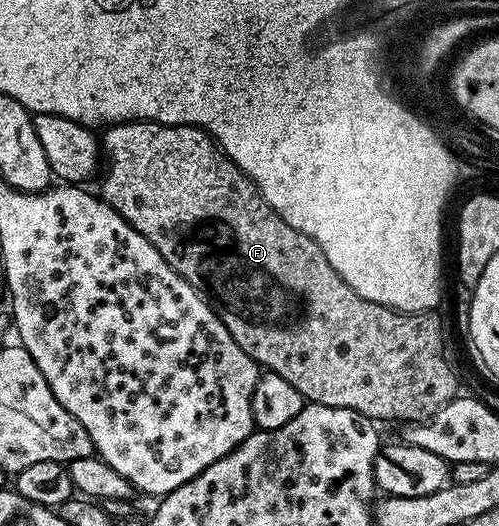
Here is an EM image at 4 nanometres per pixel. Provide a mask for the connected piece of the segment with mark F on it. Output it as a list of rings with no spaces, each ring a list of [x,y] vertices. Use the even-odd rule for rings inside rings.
[[[123,121],[110,124],[106,129],[109,130],[105,134],[102,132],[99,137],[99,144],[103,150],[103,172],[100,174],[101,189],[99,188],[101,200],[106,201],[120,217],[127,219],[127,223],[131,223],[135,231],[143,235],[143,239],[147,239],[156,247],[165,262],[184,281],[191,283],[191,287],[195,287],[195,291],[200,293],[215,311],[223,327],[227,327],[231,339],[235,339],[235,343],[239,343],[243,352],[257,362],[262,370],[287,379],[287,383],[291,383],[295,391],[305,396],[306,402],[350,409],[359,415],[370,417],[375,423],[427,421],[435,415],[435,411],[439,411],[458,396],[457,377],[453,374],[448,359],[445,358],[445,337],[441,334],[440,312],[401,313],[397,309],[388,309],[385,305],[371,303],[371,299],[363,299],[363,295],[351,291],[351,287],[347,287],[339,271],[335,271],[335,267],[327,263],[327,255],[323,255],[319,243],[315,243],[315,239],[303,235],[303,231],[291,227],[291,223],[284,221],[280,212],[273,209],[271,203],[267,203],[267,199],[263,199],[263,195],[257,190],[256,180],[250,177],[230,154],[221,152],[221,146],[204,129],[198,129],[195,125],[164,125],[158,121]]]

